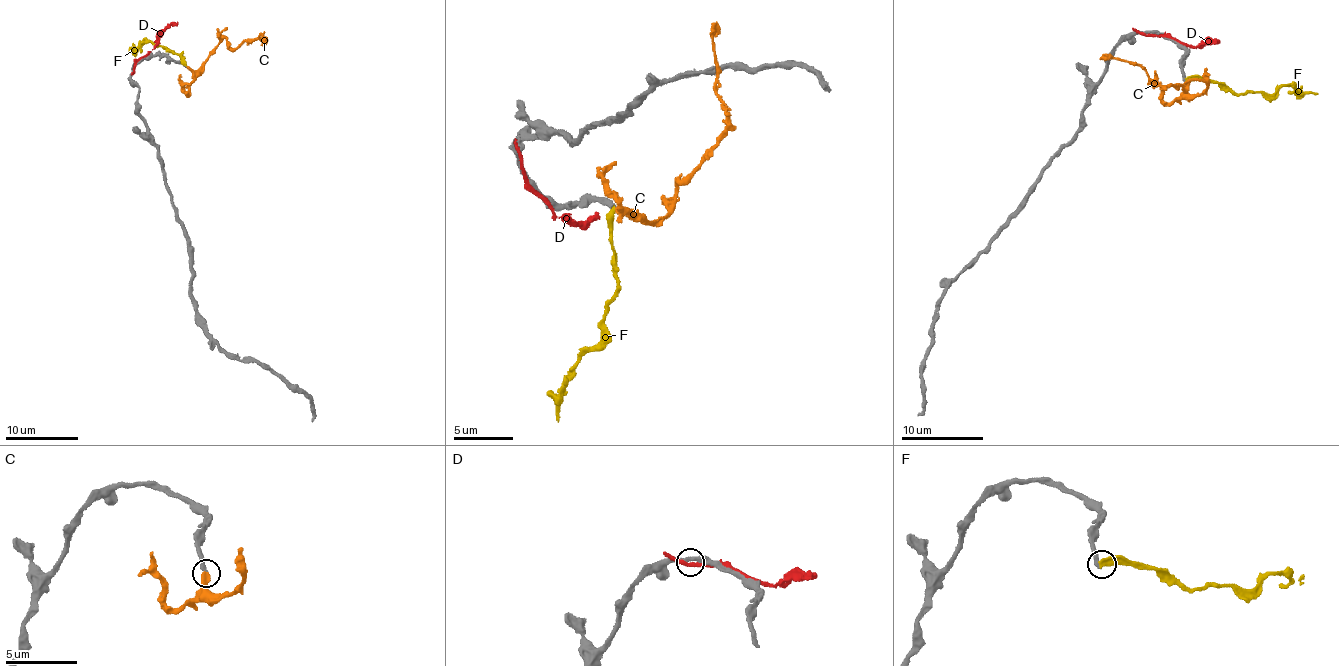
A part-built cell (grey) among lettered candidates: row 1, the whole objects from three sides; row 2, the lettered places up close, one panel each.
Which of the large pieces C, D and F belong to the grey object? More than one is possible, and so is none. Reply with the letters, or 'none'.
C

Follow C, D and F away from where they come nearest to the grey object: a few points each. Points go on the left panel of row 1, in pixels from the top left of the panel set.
C: (188, 67), (193, 71), (200, 69), (227, 37), (232, 49), (255, 38), (263, 41), (260, 35), (265, 43)
D: (134, 70), (135, 61), (151, 51), (167, 27), (178, 23)
F: (186, 65), (181, 53), (151, 41), (135, 48), (131, 43)

